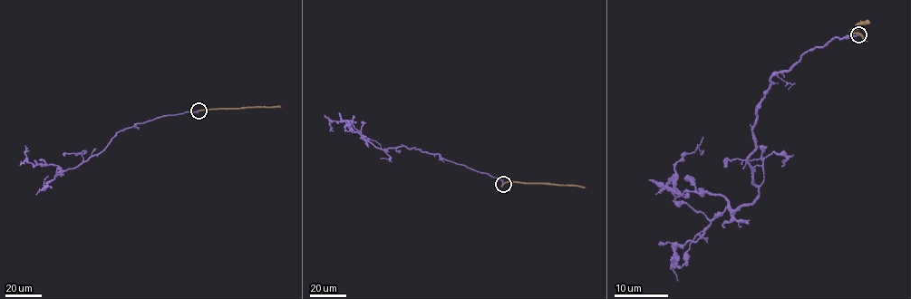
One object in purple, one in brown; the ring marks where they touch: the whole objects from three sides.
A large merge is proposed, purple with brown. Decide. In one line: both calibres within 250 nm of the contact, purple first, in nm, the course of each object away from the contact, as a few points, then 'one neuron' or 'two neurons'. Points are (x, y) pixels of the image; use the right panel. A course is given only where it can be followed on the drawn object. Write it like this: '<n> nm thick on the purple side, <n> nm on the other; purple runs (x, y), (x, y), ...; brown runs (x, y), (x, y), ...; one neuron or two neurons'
200 nm thick on the purple side, 360 nm on the other; purple runs (858, 35), (811, 49), (770, 81), (748, 157), (751, 202), (675, 196), (673, 167), (703, 150); brown runs (858, 33), (853, 30), (860, 24), (868, 24); two neurons

